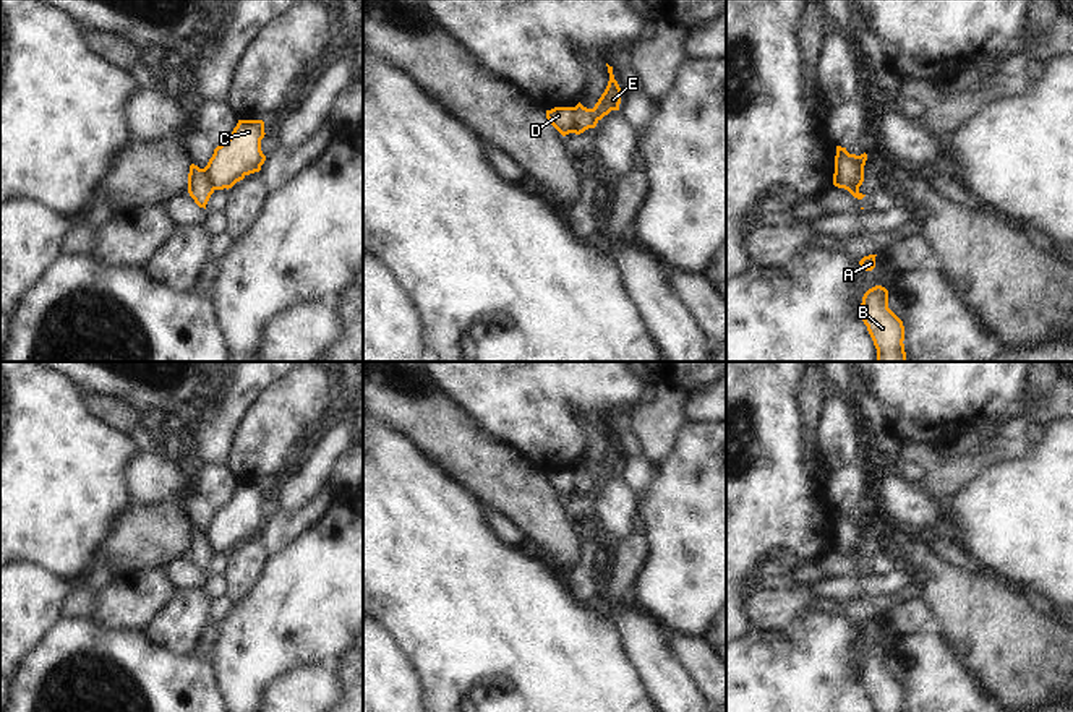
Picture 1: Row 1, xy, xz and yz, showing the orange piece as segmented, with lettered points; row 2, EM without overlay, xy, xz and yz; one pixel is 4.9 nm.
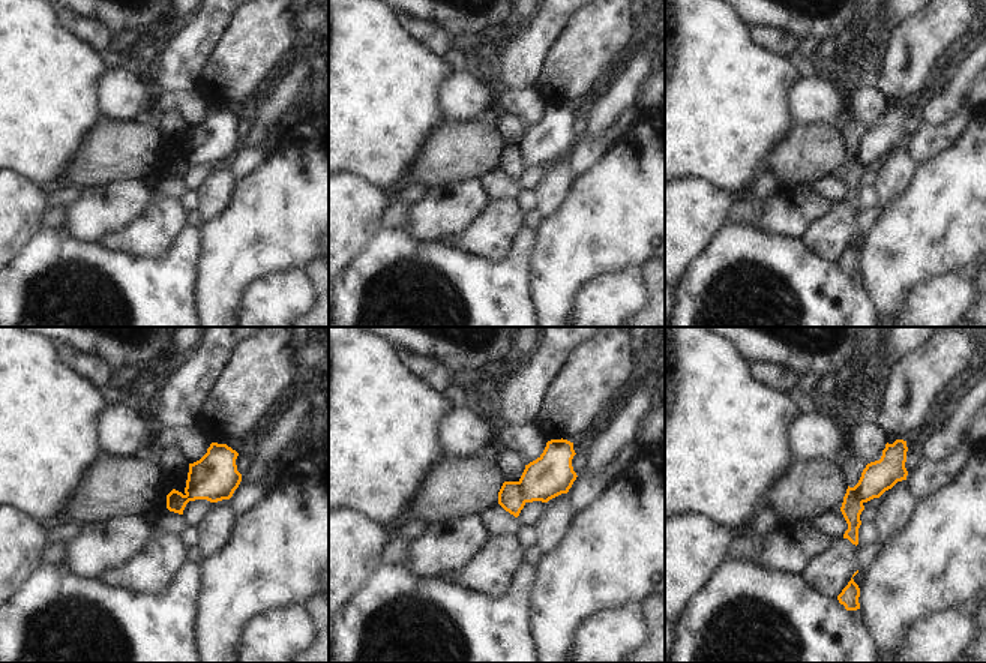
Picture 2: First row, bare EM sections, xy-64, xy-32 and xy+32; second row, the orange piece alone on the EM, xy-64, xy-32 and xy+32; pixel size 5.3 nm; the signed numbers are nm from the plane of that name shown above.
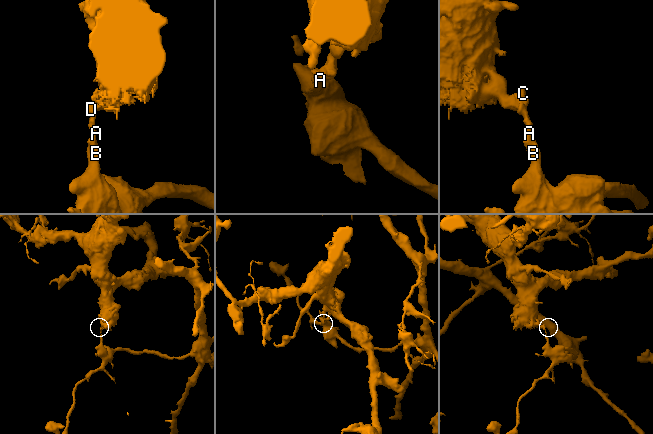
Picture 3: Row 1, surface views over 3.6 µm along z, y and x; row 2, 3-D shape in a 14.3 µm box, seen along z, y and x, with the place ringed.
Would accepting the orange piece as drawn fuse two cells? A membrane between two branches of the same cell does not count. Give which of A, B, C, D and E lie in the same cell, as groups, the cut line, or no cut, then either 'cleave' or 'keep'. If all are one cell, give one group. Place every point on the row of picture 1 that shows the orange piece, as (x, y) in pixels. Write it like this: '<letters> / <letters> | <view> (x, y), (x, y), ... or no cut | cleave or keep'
A B D / C E | xz (574, 107), (574, 127), (571, 132) | cleave

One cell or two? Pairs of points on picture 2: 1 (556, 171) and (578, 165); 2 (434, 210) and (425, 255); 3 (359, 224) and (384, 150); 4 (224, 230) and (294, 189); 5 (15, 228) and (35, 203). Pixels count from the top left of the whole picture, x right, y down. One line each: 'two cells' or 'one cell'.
1: two cells
2: two cells
3: two cells
4: one cell
5: one cell

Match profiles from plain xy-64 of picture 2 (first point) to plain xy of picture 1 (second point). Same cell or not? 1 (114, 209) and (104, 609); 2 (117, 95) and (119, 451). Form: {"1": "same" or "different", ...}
{"1": "same", "2": "different"}

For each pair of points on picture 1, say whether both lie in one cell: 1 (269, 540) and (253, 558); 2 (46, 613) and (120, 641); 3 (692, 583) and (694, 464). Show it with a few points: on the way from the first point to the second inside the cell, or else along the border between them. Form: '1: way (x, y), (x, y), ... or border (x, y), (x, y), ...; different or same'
1: border (256, 536), (268, 557); different
2: border (59, 617), (34, 646); different
3: way (694, 553), (694, 493); same

